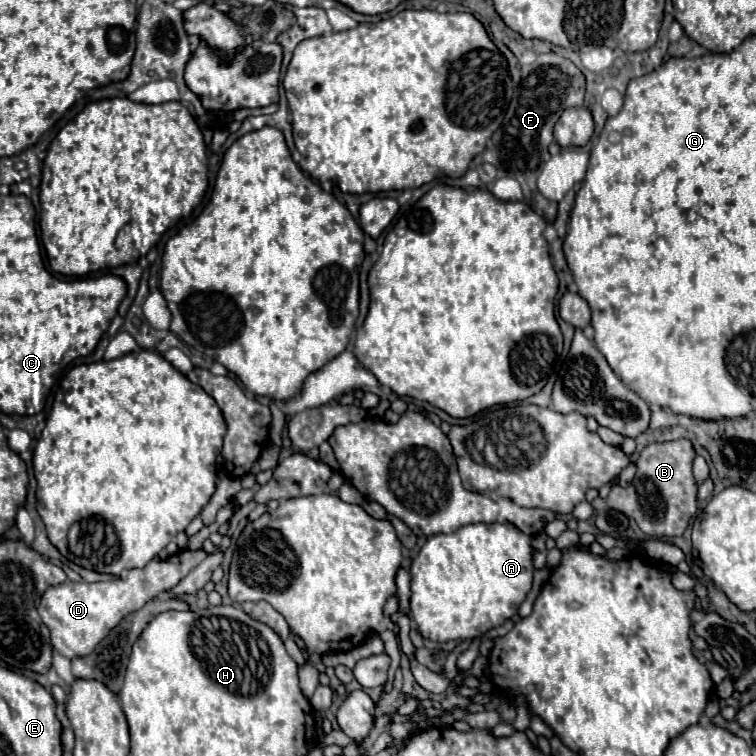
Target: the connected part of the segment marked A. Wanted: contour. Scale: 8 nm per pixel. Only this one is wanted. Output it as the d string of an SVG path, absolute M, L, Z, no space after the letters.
M474 523L456 533L430 535L410 567L410 615L430 641L464 641L488 633L518 613L532 577L530 537L510 523Z

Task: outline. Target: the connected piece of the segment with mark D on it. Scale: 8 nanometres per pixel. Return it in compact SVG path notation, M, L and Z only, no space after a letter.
M186 549L164 561L150 561L142 569L130 569L128 581L124 579L110 579L98 583L70 581L48 587L40 599L38 613L42 617L42 623L50 629L50 641L54 651L68 659L88 655L108 635L108 631L116 627L128 613L138 611L152 597L158 597L160 593L176 587L178 581L182 581L202 559L206 559L206 553L202 549L198 551Z

